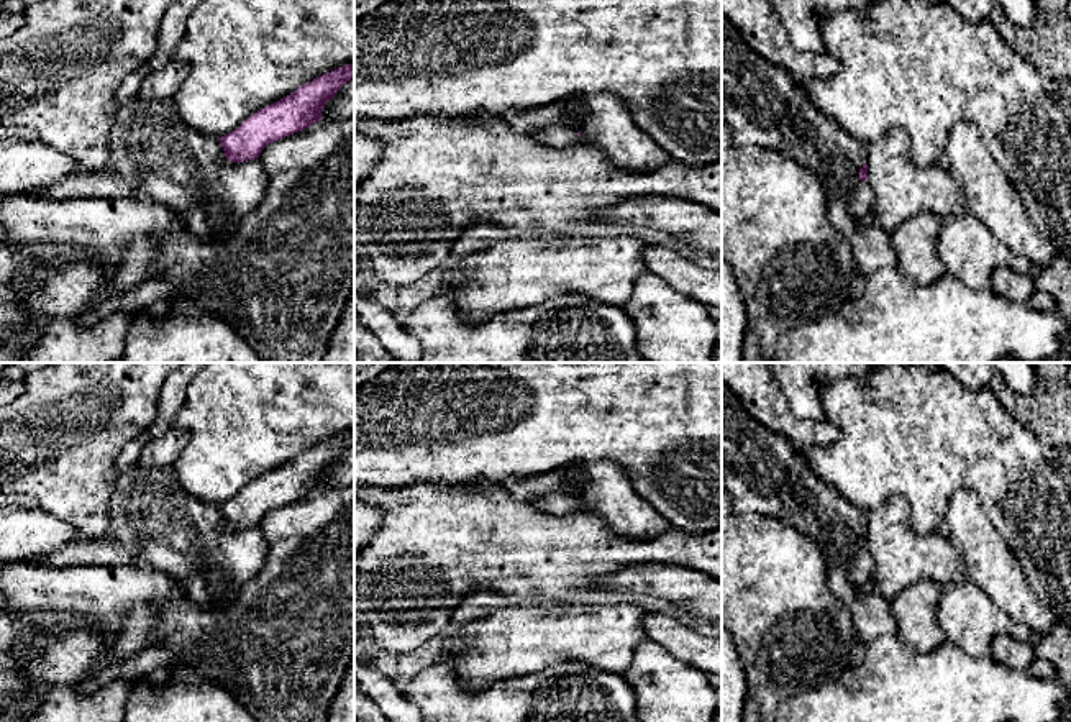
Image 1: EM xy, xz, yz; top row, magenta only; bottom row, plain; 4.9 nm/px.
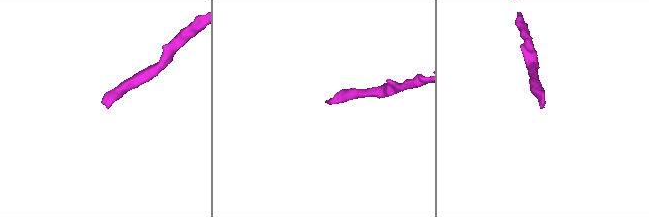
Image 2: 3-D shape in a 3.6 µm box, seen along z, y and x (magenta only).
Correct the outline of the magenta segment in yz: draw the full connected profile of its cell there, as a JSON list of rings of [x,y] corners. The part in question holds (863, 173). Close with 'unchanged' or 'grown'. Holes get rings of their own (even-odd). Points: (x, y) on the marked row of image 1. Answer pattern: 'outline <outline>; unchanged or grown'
outline [[[864,162],[859,169],[859,180],[856,182],[853,189],[853,195],[850,199],[850,215],[859,222],[866,215],[873,213],[873,189],[868,184],[868,164]]]; grown

